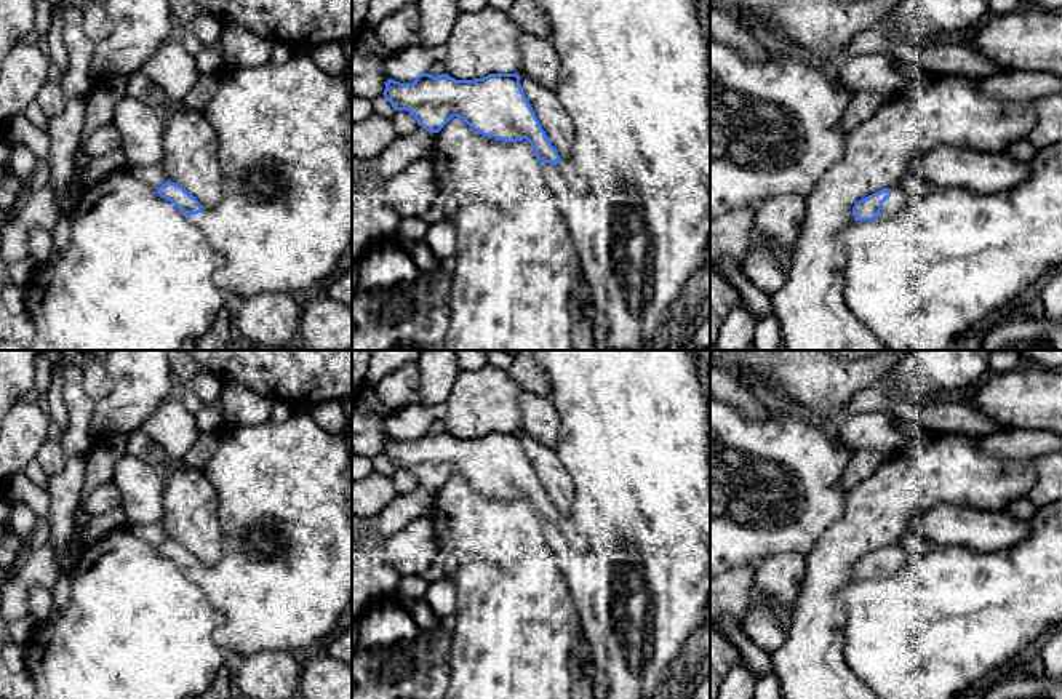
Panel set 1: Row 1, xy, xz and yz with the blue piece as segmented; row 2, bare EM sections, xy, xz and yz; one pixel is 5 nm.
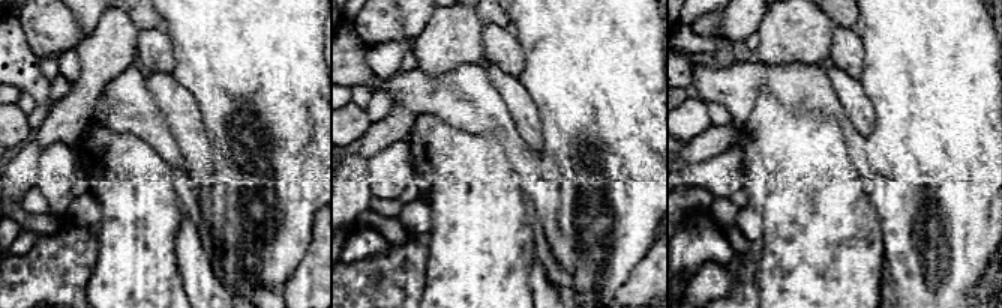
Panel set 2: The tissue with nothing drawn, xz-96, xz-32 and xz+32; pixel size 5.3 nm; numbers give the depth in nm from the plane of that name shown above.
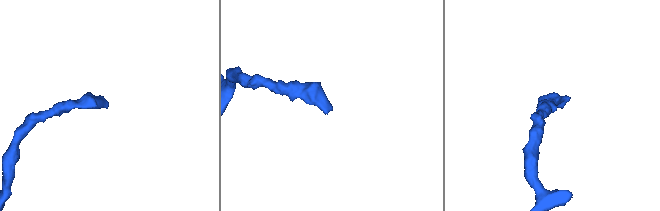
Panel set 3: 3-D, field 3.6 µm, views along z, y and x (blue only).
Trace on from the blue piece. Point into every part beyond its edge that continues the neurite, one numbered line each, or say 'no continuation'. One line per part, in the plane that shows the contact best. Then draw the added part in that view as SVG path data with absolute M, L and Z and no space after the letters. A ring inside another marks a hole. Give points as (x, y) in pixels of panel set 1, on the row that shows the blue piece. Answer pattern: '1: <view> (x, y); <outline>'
1: yz (896, 203); M894 190L891 192L891 197L886 198L883 203L883 210L880 211L878 218L892 218L899 213L902 213L907 208L907 194L904 190Z

